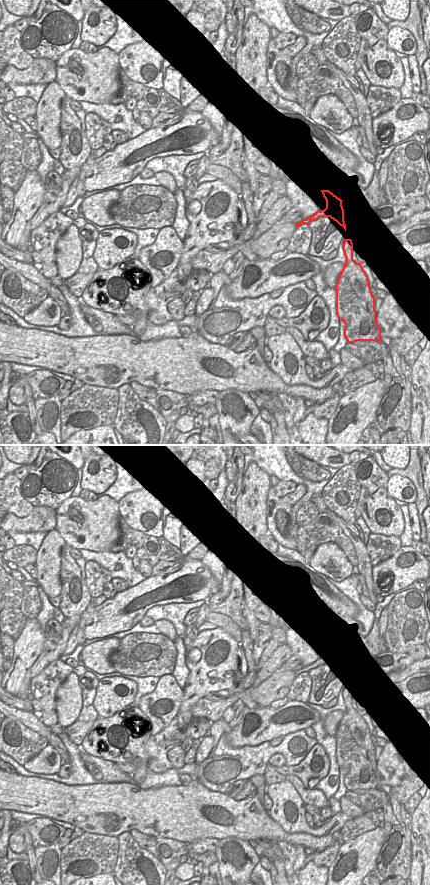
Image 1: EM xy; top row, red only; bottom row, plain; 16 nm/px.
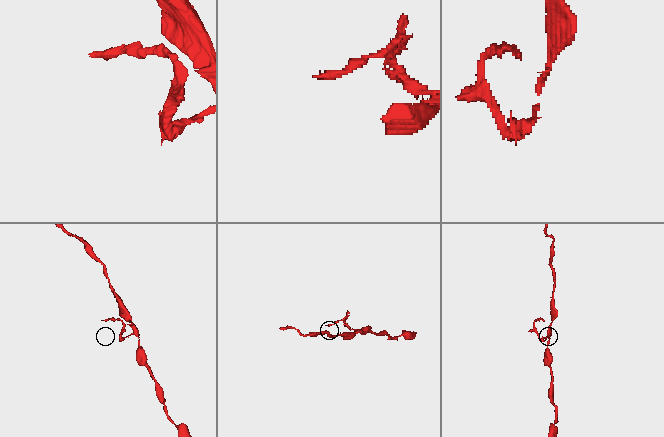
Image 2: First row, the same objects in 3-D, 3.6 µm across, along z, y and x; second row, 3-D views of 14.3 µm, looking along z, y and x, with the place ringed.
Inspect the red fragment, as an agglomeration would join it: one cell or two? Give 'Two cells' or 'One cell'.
Two cells

